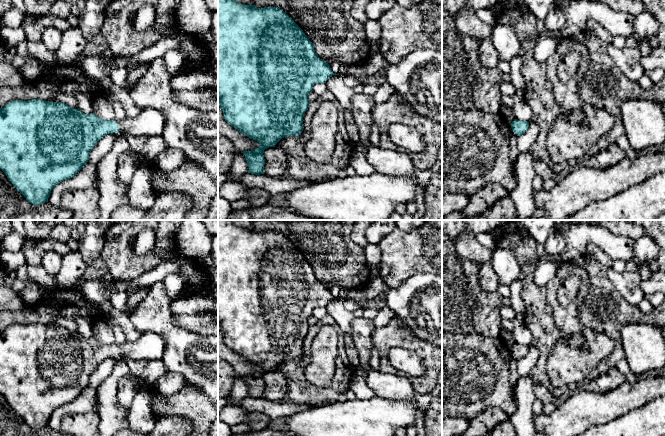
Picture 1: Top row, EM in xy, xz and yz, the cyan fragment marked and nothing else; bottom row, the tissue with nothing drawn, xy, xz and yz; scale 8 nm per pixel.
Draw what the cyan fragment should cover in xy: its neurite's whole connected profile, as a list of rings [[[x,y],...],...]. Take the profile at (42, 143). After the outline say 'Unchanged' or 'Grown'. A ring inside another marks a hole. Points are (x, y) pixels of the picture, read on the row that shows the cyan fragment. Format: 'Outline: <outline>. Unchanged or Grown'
Outline: [[[14,100],[0,108],[0,169],[28,202],[38,206],[48,202],[56,185],[72,178],[87,164],[91,150],[105,135],[125,132],[159,136],[164,124],[164,115],[153,108],[141,110],[135,118],[124,117],[118,125],[61,102]]]. Grown

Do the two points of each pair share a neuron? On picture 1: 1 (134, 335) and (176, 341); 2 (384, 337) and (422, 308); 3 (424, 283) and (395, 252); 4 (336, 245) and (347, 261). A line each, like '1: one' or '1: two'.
1: two
2: two
3: two
4: one

